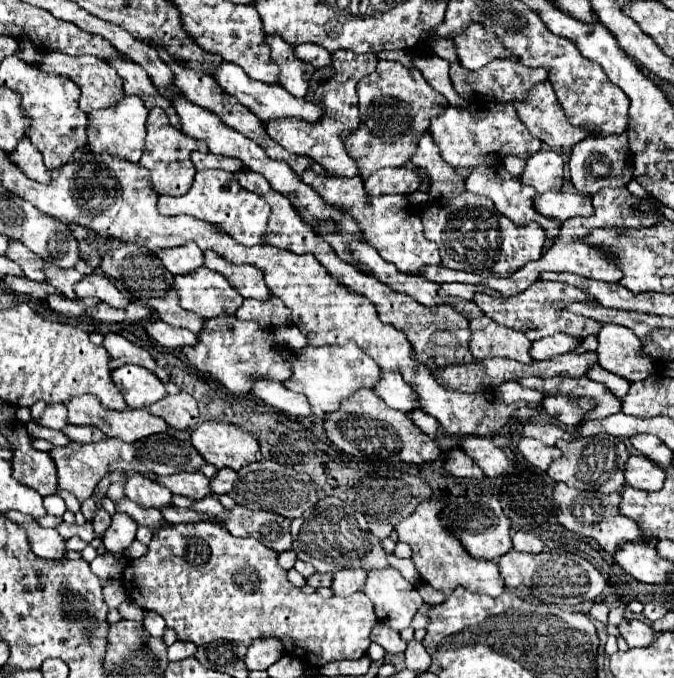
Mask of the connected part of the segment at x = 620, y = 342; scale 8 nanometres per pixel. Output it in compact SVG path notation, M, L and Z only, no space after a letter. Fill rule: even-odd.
M612 323L604 325L602 331L598 333L598 363L610 373L626 377L630 383L646 379L648 375L656 375L654 372L658 369L654 361L650 361L648 357L642 357L642 347L638 337L628 327L612 325Z

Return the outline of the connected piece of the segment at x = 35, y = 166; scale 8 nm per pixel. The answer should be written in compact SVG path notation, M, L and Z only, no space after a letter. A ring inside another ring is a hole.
M26 137L18 143L18 149L14 149L14 151L8 153L8 159L18 169L22 169L30 179L40 181L40 183L50 181L50 173L52 171L46 169L44 161L42 161L42 155L38 153L38 149L34 149L34 145Z

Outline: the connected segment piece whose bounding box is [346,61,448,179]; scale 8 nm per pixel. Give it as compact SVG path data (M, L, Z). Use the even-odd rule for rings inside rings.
M378 61L376 69L358 83L358 97L362 121L360 129L346 139L346 149L358 163L362 179L378 169L408 163L432 115L440 115L448 107L446 97L434 91L418 69L406 69L396 61Z

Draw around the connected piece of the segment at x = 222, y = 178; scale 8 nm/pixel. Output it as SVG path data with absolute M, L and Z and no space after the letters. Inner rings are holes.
M206 169L206 171L196 173L192 189L182 197L160 195L158 211L162 215L192 215L200 221L206 221L212 225L222 225L226 229L226 233L242 245L262 243L266 225L268 225L268 217L270 217L268 203L262 197L258 197L256 193L242 189L236 183L234 175L228 171L222 171L222 169Z

